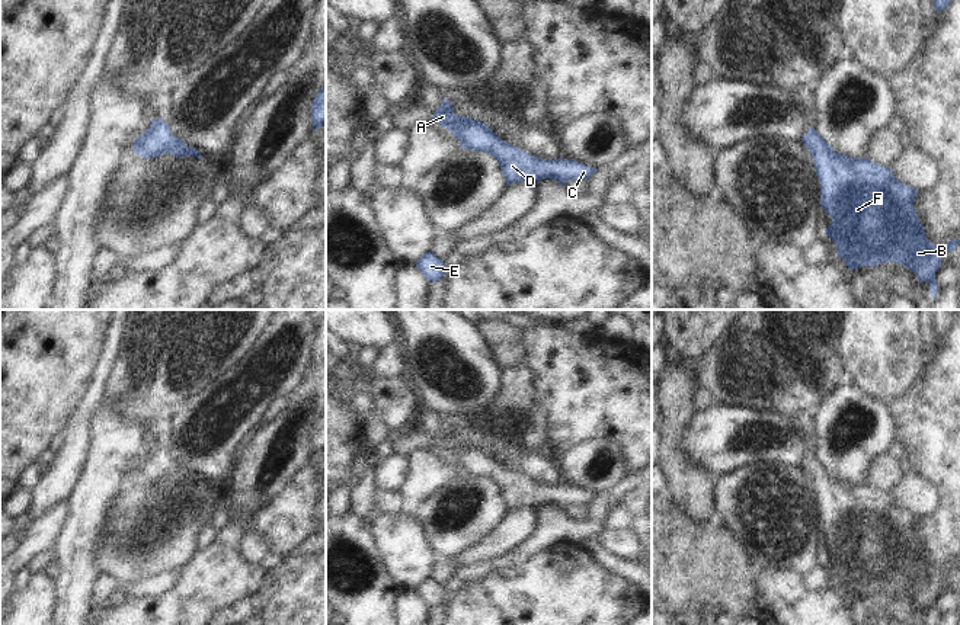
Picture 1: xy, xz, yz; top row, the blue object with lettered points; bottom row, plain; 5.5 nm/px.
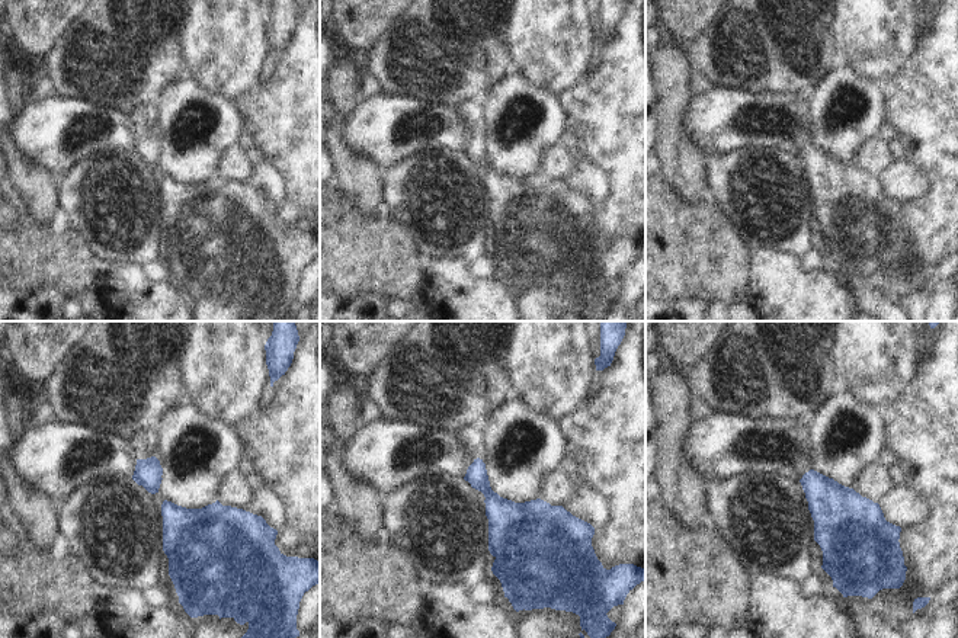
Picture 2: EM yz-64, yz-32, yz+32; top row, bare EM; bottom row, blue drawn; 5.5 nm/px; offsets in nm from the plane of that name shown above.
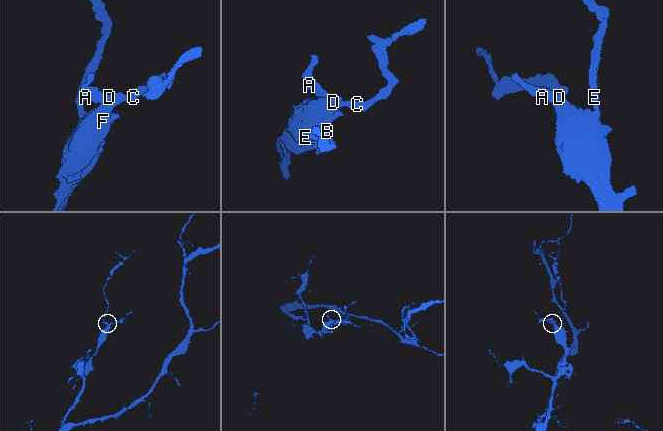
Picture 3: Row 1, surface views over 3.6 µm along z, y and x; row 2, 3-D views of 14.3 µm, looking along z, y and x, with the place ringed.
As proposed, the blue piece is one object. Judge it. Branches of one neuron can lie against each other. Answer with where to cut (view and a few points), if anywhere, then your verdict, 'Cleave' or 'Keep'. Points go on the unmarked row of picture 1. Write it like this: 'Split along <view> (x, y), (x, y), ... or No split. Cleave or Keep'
No split. Keep.

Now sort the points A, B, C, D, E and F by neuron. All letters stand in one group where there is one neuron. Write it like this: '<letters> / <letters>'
A B C D E F

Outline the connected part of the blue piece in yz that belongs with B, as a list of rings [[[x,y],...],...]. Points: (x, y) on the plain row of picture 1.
[[[815,453],[803,459],[801,468],[815,484],[820,507],[820,533],[832,544],[825,560],[835,568],[838,583],[849,596],[889,587],[906,592],[918,608],[924,606],[929,610],[931,622],[935,624],[938,615],[935,597],[941,586],[960,570],[960,564],[934,571],[927,564],[913,533],[918,516],[897,506],[889,493],[868,484],[852,484],[836,478]]]

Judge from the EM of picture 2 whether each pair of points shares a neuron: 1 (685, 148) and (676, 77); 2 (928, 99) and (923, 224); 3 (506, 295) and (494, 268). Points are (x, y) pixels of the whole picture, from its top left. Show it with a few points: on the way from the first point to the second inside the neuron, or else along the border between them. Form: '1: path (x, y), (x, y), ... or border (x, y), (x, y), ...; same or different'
1: path (676, 131), (676, 95); same
2: path (936, 130), (936, 194); same
3: border (471, 265), (477, 278), (496, 278), (503, 271); different

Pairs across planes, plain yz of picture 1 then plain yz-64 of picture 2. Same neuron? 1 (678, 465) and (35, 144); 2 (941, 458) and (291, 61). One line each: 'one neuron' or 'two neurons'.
1: two neurons
2: one neuron

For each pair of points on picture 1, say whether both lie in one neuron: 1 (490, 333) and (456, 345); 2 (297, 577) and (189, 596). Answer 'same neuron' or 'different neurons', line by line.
1: different neurons
2: different neurons

